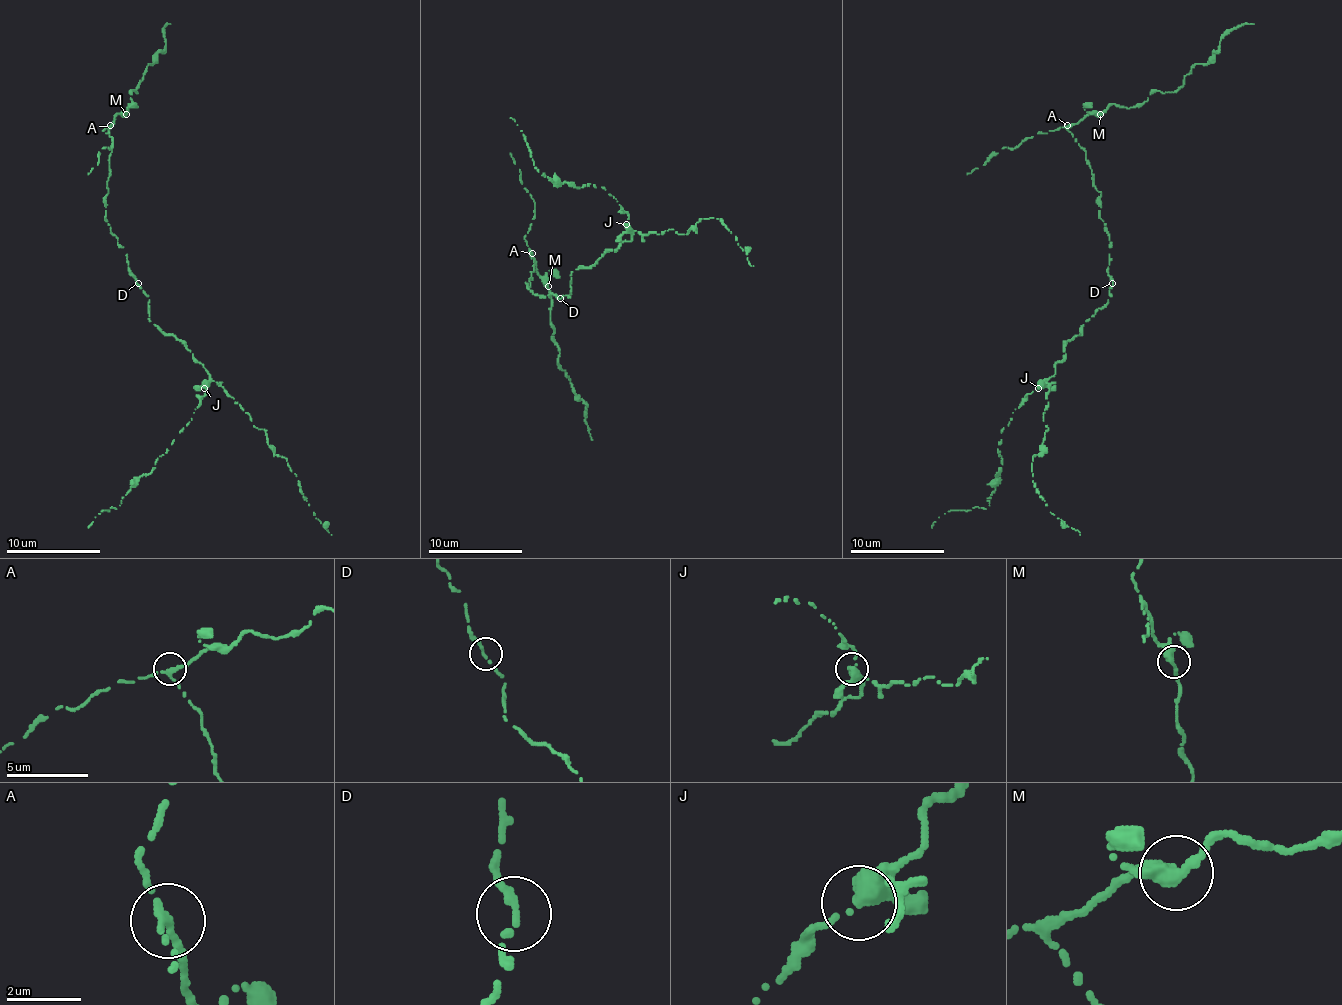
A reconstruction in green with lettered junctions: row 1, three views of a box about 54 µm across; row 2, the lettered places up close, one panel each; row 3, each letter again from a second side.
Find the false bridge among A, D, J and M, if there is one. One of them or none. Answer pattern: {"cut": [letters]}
{"cut": ["J"]}

